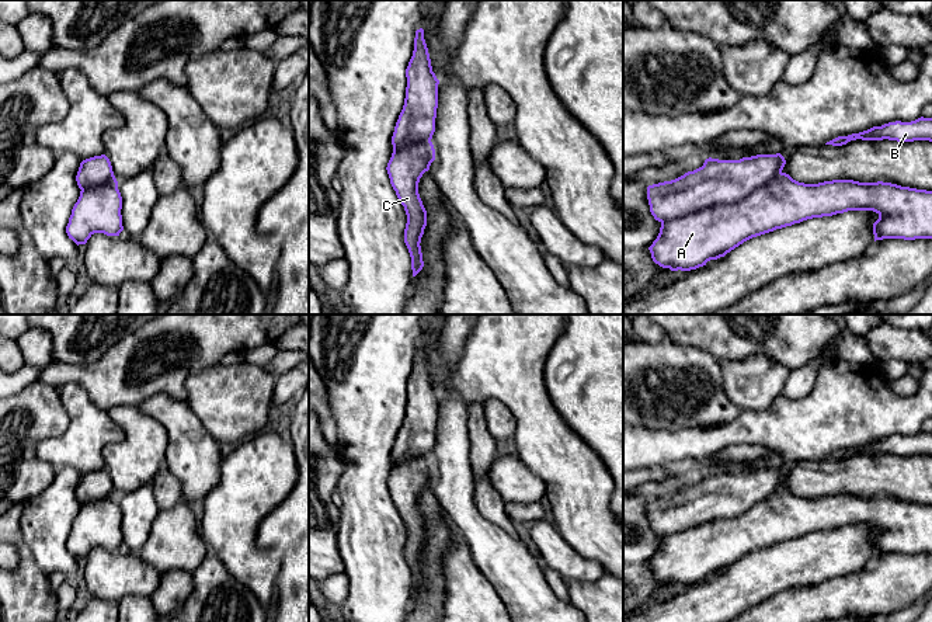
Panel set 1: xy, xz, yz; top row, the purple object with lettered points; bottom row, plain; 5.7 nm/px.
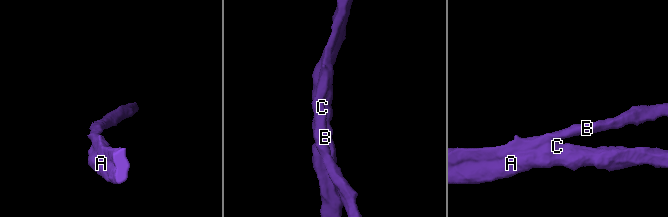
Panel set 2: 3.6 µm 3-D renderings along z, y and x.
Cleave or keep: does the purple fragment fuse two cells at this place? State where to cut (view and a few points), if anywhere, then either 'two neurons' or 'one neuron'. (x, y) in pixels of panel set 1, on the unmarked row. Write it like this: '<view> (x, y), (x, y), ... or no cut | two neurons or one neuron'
no cut | one neuron

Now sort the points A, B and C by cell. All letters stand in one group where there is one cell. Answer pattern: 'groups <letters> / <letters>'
groups A B C

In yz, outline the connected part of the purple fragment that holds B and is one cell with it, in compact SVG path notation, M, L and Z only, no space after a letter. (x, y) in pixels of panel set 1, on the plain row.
M918 432L911 437L888 437L881 441L873 441L867 445L852 448L848 451L838 451L825 459L842 461L851 455L897 455L897 456L914 456L929 455L932 456L932 432Z

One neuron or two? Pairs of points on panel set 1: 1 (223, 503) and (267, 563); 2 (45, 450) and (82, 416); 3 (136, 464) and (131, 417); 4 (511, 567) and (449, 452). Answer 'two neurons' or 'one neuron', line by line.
1: one neuron
2: one neuron
3: one neuron
4: one neuron

